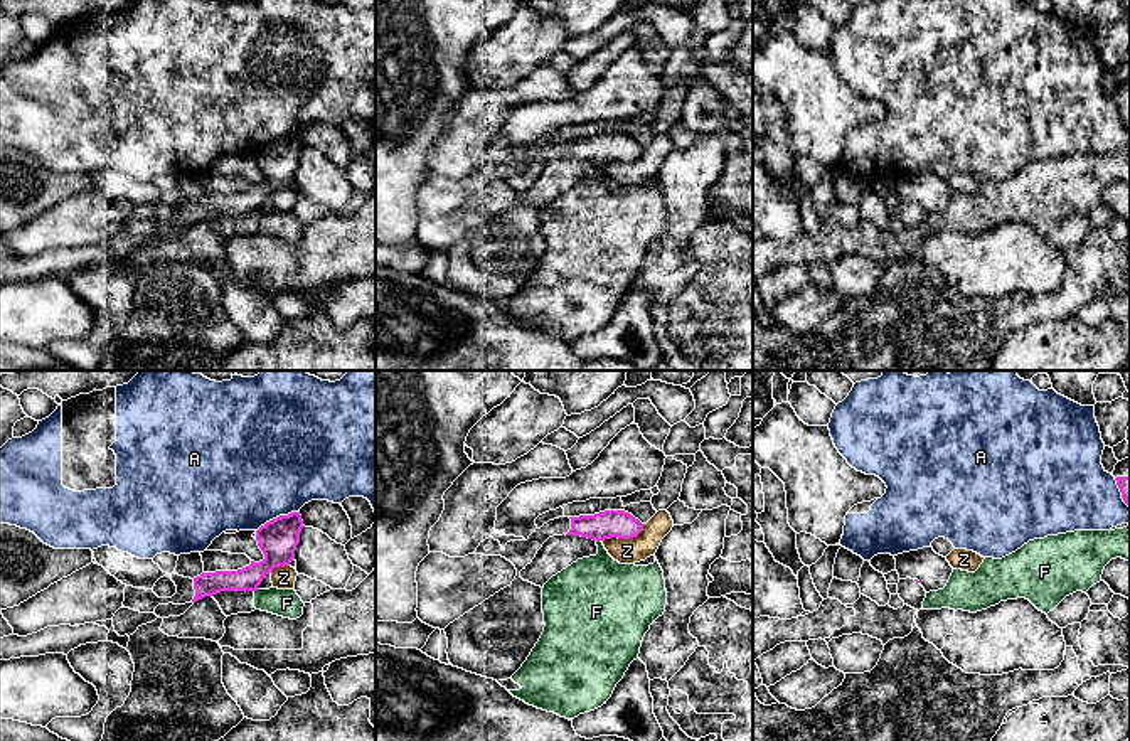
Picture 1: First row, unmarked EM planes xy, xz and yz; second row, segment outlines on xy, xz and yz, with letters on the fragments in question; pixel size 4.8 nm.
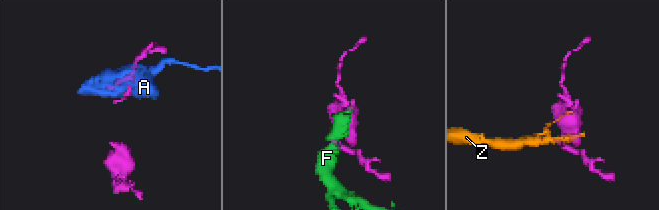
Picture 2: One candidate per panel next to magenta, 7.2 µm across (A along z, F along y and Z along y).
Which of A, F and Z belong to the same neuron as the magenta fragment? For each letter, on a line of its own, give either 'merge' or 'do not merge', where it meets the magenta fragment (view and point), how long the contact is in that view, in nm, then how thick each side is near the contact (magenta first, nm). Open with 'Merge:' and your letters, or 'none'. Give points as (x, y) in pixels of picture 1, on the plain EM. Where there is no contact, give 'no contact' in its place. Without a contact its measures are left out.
Merge: none
A: do not merge | xy (277, 140) | 220 nm | 190/500 nm
F: do not merge | xz (598, 162) | 30 nm | 130/340 nm
Z: do not merge | xz (623, 160) | 240 nm | 130/130 nm

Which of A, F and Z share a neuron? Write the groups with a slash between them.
A / F / Z

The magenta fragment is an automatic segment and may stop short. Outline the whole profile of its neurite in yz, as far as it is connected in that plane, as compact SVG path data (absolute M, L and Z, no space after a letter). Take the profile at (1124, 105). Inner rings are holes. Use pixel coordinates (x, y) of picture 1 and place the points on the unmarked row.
M1130 79L1118 84L1111 98L1117 103L1123 125L1130 130Z

